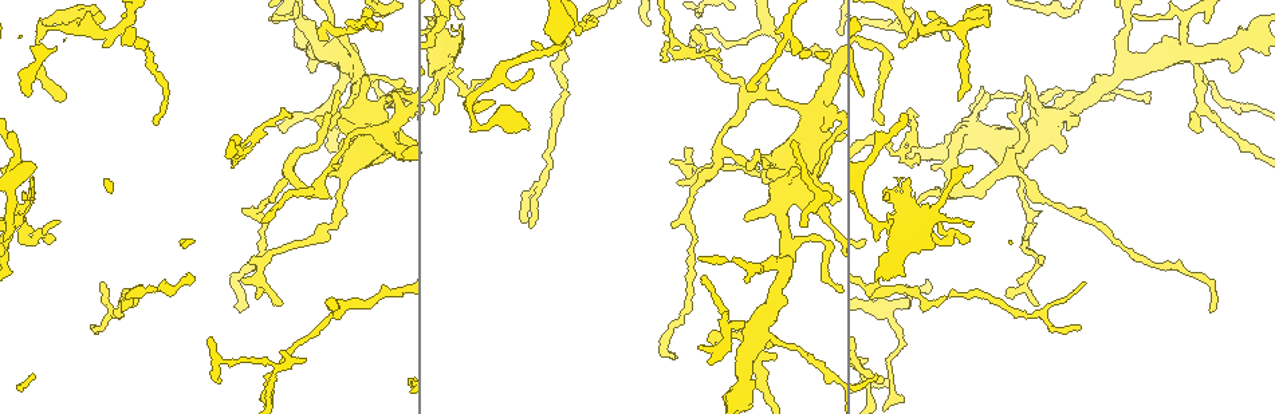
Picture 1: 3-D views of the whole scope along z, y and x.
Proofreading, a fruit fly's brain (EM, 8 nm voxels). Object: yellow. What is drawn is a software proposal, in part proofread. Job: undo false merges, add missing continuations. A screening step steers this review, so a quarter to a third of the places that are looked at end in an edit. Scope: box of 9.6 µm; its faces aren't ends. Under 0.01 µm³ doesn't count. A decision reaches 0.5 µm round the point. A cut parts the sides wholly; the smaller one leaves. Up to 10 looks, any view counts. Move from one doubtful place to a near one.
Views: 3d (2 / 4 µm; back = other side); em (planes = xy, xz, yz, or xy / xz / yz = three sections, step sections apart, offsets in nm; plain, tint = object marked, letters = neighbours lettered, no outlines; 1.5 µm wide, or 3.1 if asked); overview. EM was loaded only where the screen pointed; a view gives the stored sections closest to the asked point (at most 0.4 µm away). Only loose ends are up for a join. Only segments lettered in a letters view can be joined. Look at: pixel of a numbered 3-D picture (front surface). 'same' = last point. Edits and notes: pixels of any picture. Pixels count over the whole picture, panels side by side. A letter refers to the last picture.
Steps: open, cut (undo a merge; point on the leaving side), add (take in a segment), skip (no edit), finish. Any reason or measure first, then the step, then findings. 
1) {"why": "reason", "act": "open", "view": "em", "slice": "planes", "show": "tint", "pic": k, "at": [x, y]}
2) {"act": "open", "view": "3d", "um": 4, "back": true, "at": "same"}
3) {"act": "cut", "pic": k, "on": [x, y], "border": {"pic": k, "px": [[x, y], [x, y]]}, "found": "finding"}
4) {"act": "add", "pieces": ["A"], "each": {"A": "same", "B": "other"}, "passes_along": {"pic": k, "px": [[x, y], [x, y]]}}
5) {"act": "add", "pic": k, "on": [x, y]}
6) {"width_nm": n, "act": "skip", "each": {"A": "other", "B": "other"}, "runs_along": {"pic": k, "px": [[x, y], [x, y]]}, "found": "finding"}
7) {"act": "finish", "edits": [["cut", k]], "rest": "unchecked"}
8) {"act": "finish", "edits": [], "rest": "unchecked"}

{"why": "abrupt turn", "act": "open", "view": "em", "slice": "planes", "show": "tint", "pic": 1, "at": [673, 41]}

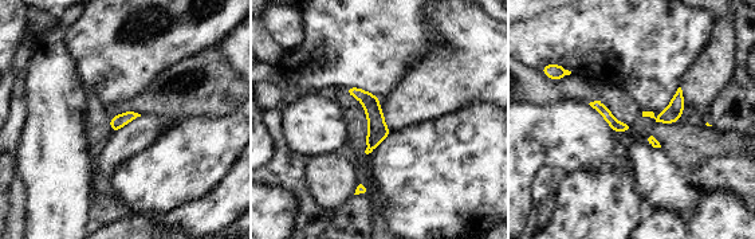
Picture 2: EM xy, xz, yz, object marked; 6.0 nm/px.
{"why": "what lies round it", "act": "open", "view": "em", "slice": "planes", "show": "letters", "at": "same"}

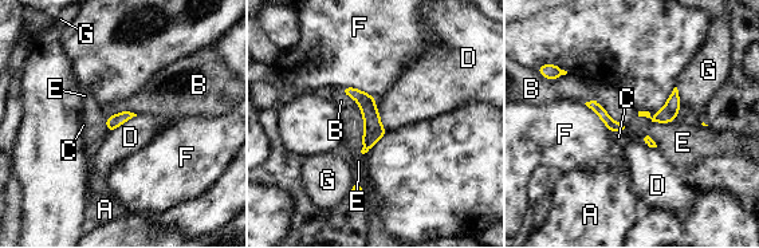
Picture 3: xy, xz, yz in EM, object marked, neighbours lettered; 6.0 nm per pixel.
{"act": "skip", "each": {"A": "other", "B": "other", "C": "other", "D": "other", "E": "other", "F": "other", "G": "other"}, "border": {"pic": 3, "px": [[374, 101], [380, 122], [388, 130]]}, "found": "continuous, no second neuron"}

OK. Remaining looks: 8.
{"why": "an open end", "act": "open", "view": "3d", "um": 4, "pic": 1, "at": [950, 39]}

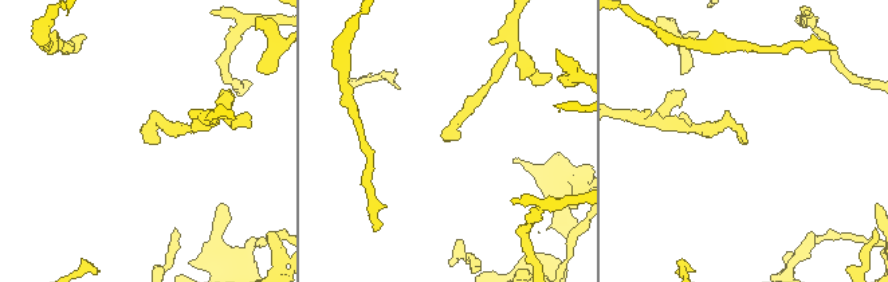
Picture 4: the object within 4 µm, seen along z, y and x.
{"why": "shape alone is not enough", "act": "open", "view": "em", "slice": "xy", "step": 4, "show": "tint", "pic": 4, "at": [445, 141]}

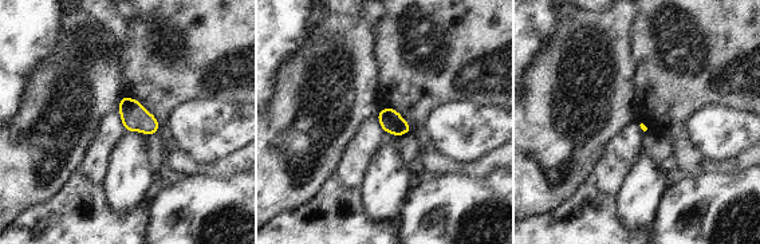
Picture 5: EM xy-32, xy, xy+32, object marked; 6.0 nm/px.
{"why": "another direction", "act": "open", "view": "em", "slice": "planes", "show": "letters", "at": "same"}

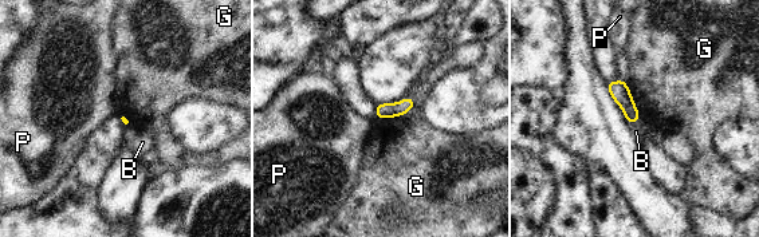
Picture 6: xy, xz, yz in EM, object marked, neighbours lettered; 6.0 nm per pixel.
{"act": "skip", "each": {"B": "other", "G": "other", "P": "other"}, "border": {"pic": 6, "px": [[413, 98], [408, 111], [377, 119]]}, "found": "none of them fits"}

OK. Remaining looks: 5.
{"why": "sharp bend", "act": "open", "view": "em", "slice": "yz", "step": 8, "show": "letters", "pic": 1, "at": [665, 347]}

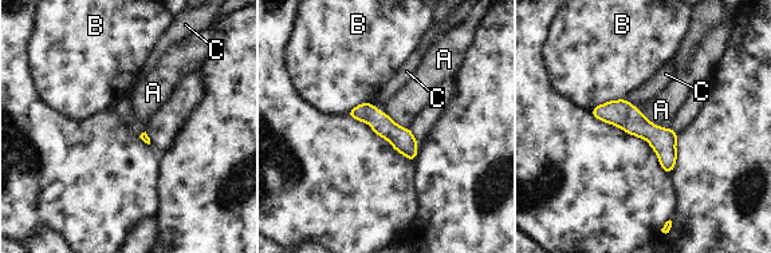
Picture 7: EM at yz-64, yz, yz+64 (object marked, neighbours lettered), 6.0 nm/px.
{"why": "cut it another way", "act": "open", "view": "em", "slice": "planes", "show": "letters", "at": "same"}

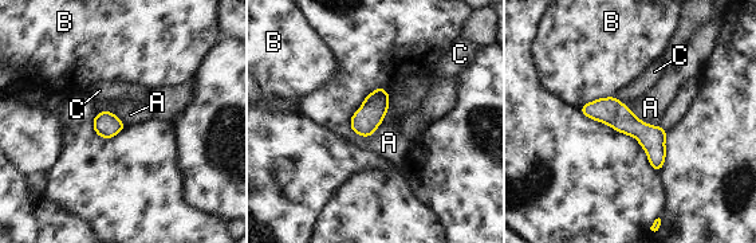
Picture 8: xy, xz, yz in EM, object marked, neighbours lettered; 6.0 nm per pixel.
{"act": "skip", "each": {"A": "other", "B": "other", "C": "other"}, "found": "continuous, no second neuron"}

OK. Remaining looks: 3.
{"why": "free end", "act": "open", "view": "em", "slice": "xz", "step": 4, "show": "tint", "pic": 1, "at": [315, 117]}

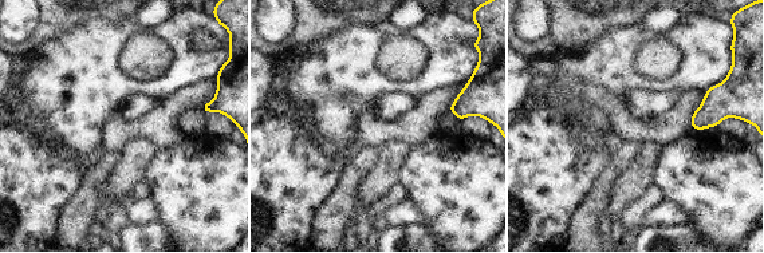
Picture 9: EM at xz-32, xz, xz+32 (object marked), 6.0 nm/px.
{"act": "open", "view": "em", "slice": "planes", "show": "letters", "at": "same"}

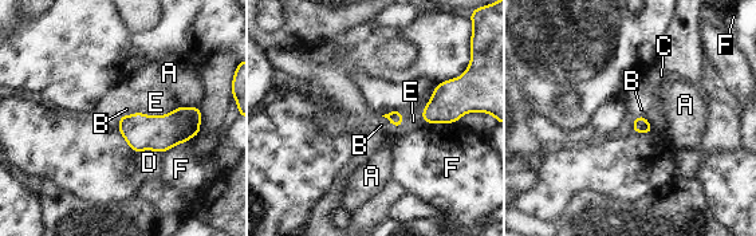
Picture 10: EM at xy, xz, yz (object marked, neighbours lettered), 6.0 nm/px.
{"act": "skip", "each": {"A": "other", "B": "other", "C": "other", "D": "other", "E": "other", "F": "other"}, "border": {"pic": 10, "px": [[136, 111], [119, 117]]}, "found": "no lettered segment goes on from it"}

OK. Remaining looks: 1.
{"act": "finish", "edits": [], "rest": "unchecked"}

